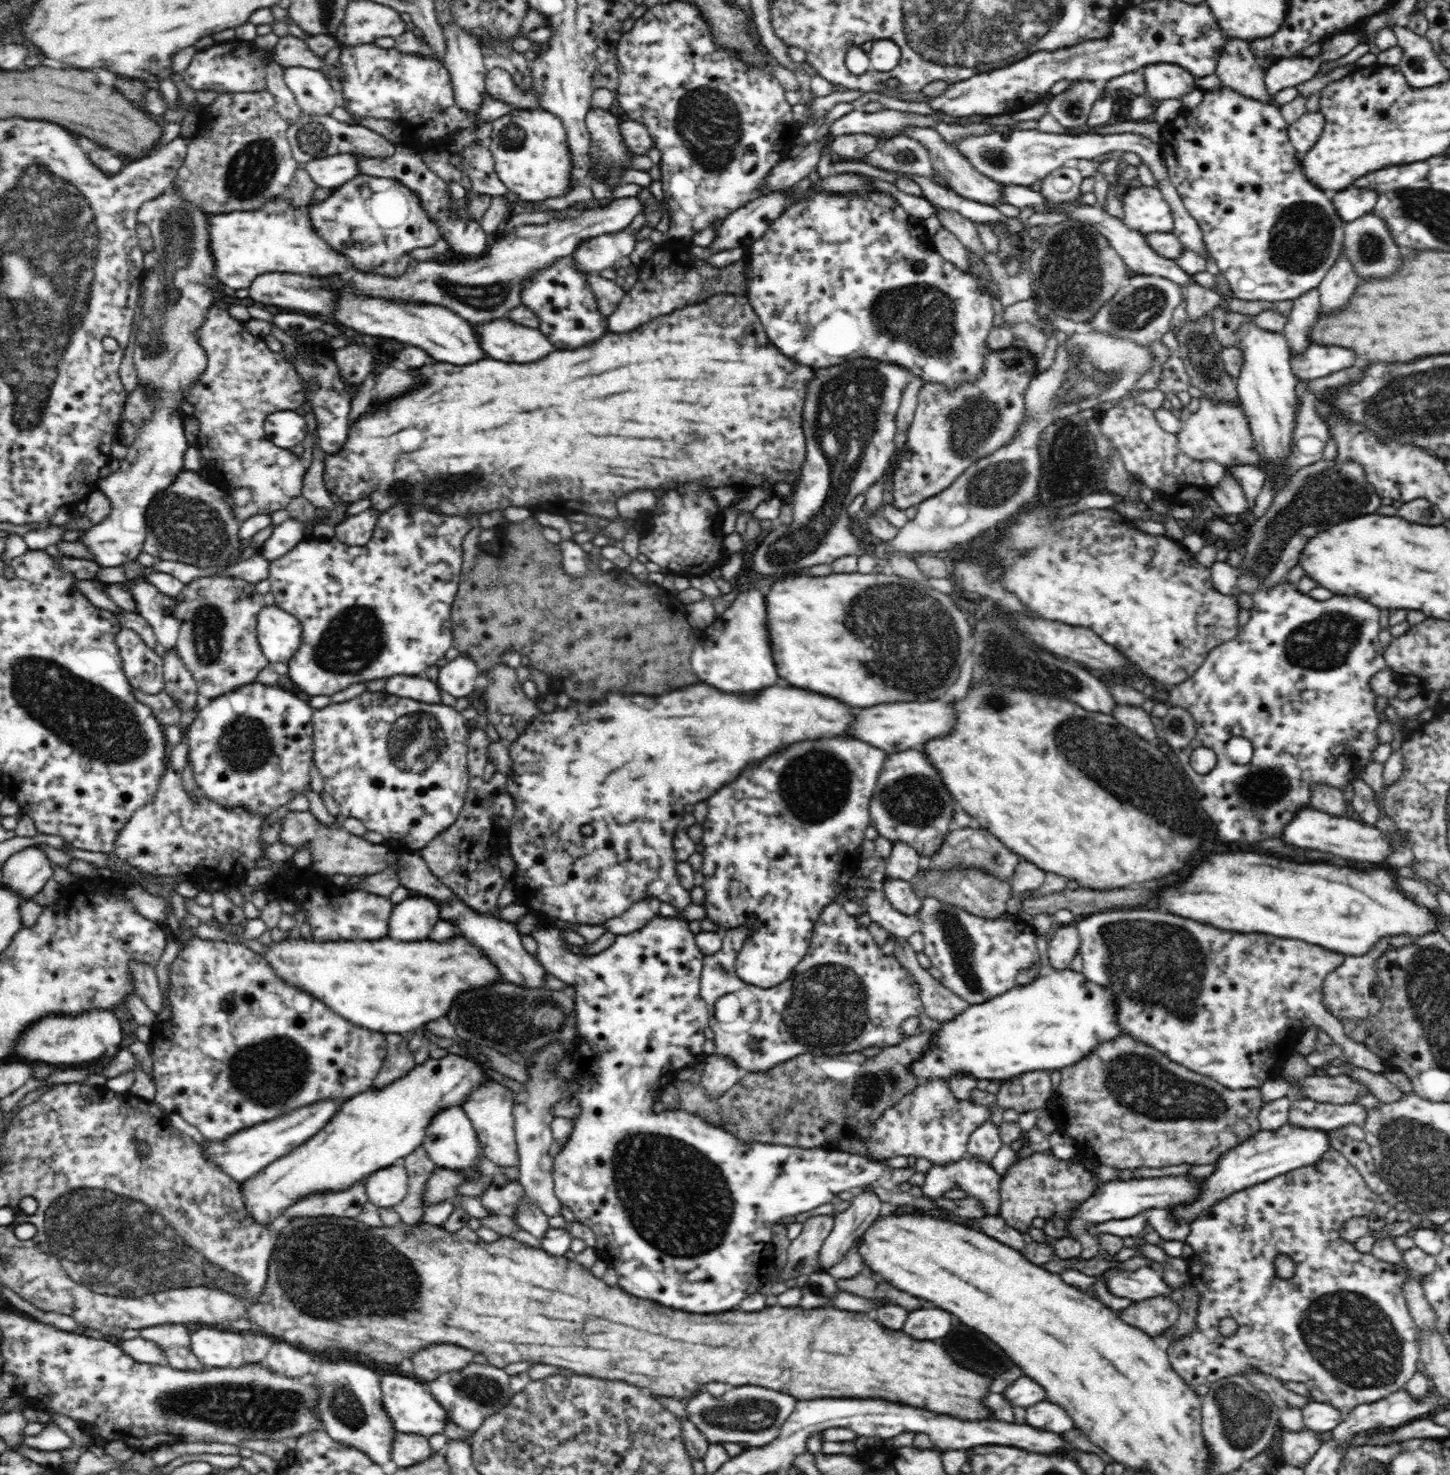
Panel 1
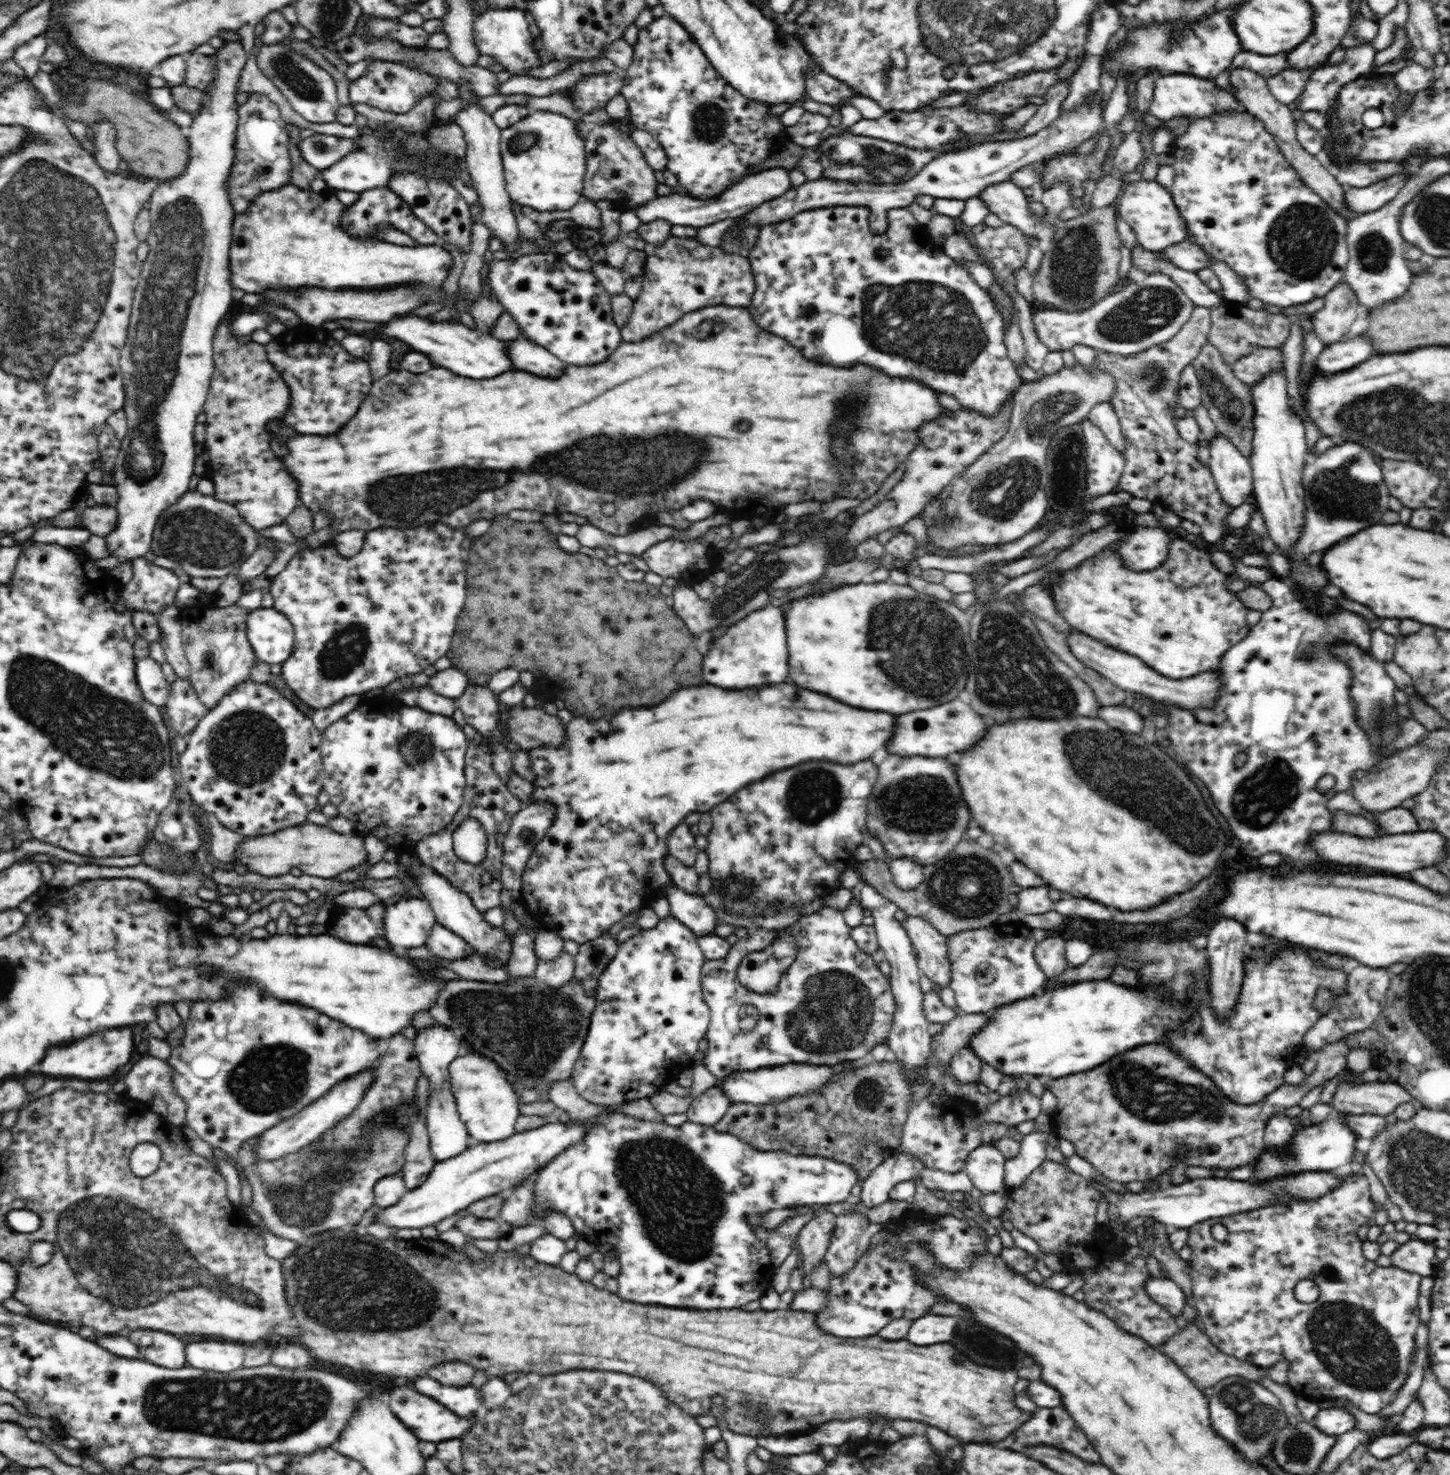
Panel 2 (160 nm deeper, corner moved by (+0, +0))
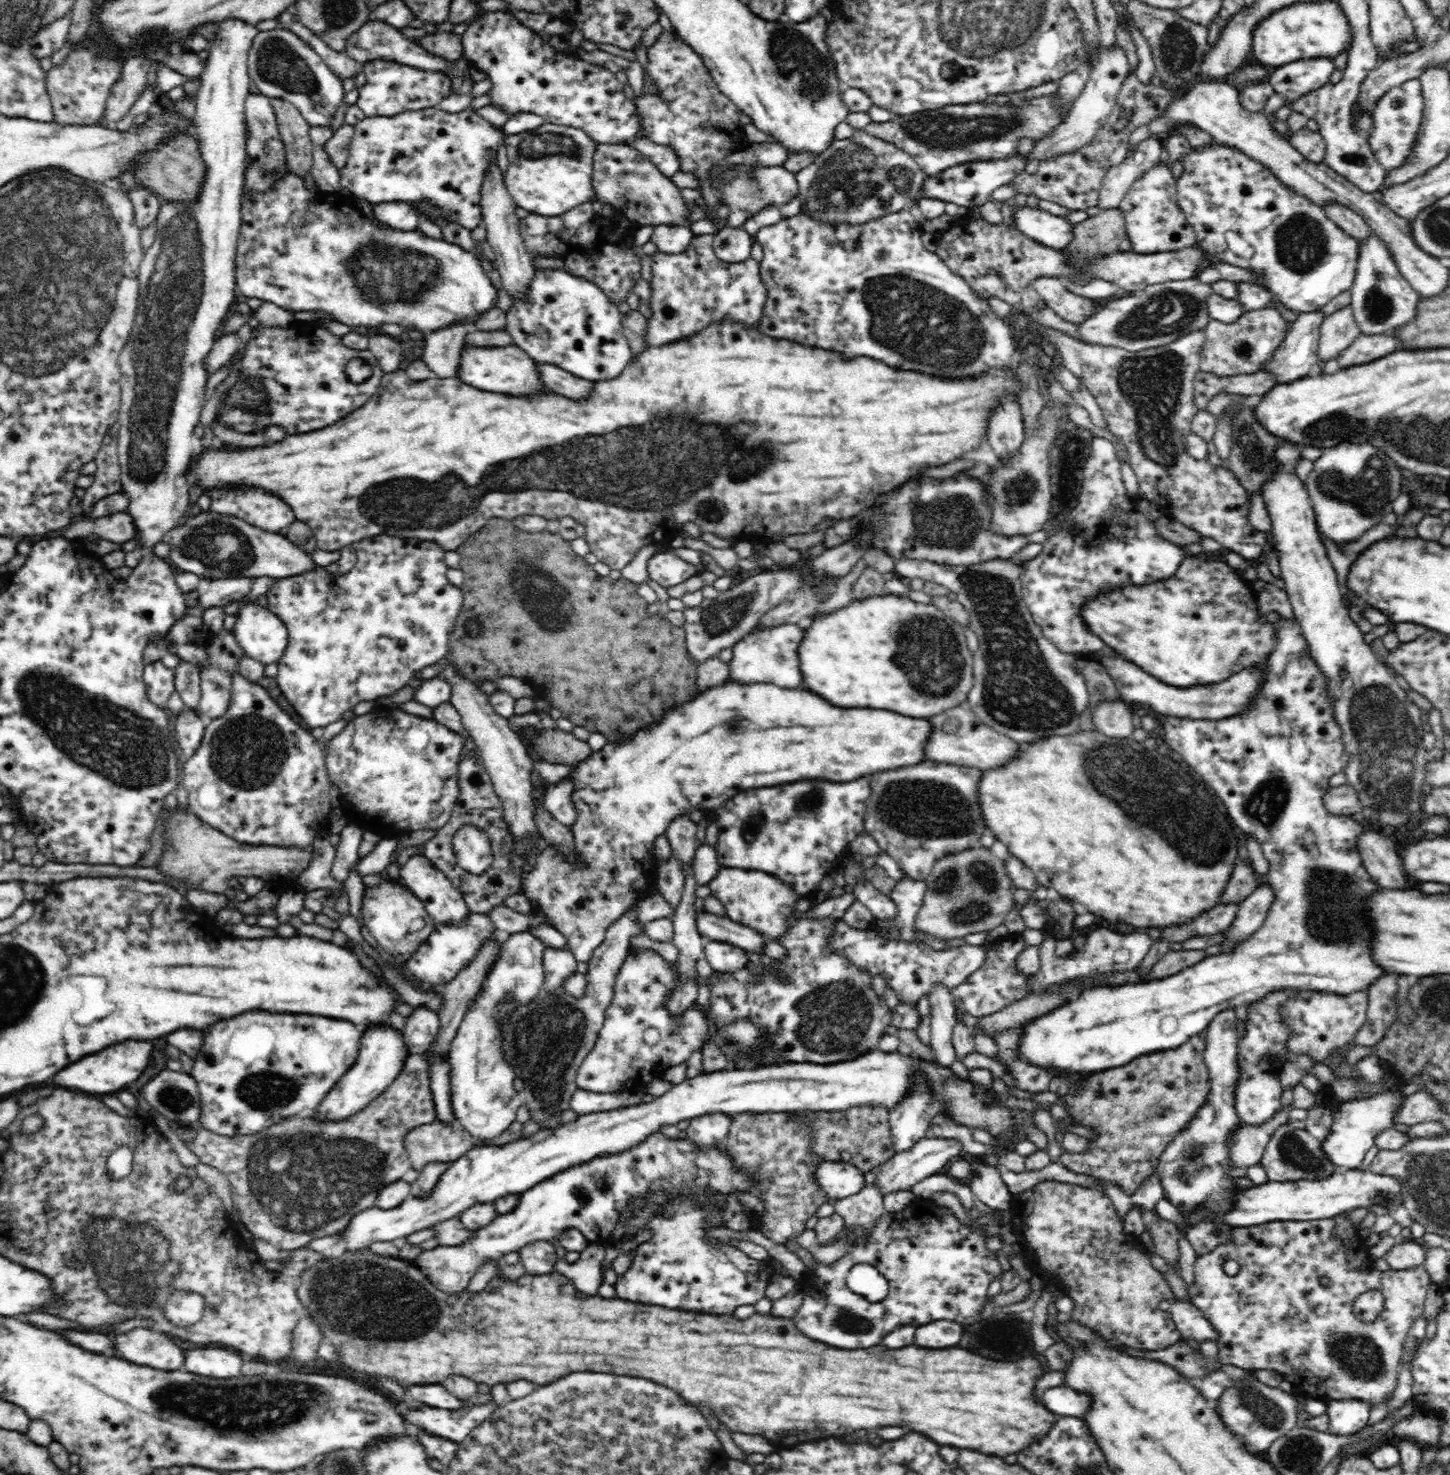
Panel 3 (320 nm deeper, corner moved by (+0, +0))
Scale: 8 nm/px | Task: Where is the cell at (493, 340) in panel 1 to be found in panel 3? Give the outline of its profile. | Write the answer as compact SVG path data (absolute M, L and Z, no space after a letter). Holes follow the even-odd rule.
M536 362L536 369L540 371L542 383L546 384L550 390L558 392L560 396L566 396L566 398L572 398L572 400L578 400L578 398L582 400L582 398L588 398L588 394L592 392L590 381L578 378L562 370L559 366Z

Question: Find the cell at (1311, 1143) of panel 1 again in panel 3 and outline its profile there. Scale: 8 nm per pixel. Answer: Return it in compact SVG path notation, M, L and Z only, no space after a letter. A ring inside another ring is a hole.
M1400 1090L1386 1091L1373 1097L1356 1098L1342 1102L1333 1113L1330 1135L1321 1143L1323 1152L1334 1166L1346 1166L1348 1169L1361 1169L1366 1153L1375 1146L1375 1139L1383 1131L1392 1129L1396 1112L1402 1104L1404 1095Z

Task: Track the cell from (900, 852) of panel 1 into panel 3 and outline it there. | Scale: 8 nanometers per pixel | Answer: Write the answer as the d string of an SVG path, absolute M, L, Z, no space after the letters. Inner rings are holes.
M905 875L901 881L896 882L895 887L889 894L889 897L896 903L898 918L902 920L902 928L900 929L900 939L902 941L917 941L914 920L916 920L916 914L920 910L920 904L922 904L924 895L924 879L914 880Z

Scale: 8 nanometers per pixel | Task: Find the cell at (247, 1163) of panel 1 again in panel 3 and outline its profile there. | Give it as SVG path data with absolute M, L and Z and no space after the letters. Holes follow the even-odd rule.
M372 1025L362 1029L356 1062L322 1099L319 1106L310 1112L312 1117L318 1121L339 1121L364 1110L365 1106L378 1098L396 1080L409 1053L408 1047L404 1045L403 1033L392 1025Z

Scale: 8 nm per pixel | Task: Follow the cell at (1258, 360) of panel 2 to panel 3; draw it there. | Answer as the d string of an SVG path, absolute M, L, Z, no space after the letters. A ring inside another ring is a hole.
M1320 311L1295 314L1294 322L1289 324L1282 344L1276 348L1274 356L1260 368L1260 371L1268 371L1276 377L1276 384L1289 383L1293 380L1306 377L1314 364L1322 364L1318 356L1318 342L1320 326L1327 318Z

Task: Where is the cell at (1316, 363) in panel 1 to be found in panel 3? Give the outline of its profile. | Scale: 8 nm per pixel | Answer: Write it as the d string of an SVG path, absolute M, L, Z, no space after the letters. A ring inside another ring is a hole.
M1360 334L1346 350L1342 350L1336 359L1341 368L1347 369L1372 362L1382 358L1384 354L1392 354L1400 348L1402 348L1400 340L1392 334L1372 334L1372 336Z

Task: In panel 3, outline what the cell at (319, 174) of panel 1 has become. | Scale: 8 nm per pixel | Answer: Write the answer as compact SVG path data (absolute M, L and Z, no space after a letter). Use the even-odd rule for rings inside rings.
M437 106L391 117L364 117L354 125L347 163L339 170L340 183L349 197L364 199L370 204L428 201L444 215L452 215L453 222L473 231L482 222L481 189L488 164L496 158L498 146L505 142L505 136L502 128L492 125L471 108L448 113Z

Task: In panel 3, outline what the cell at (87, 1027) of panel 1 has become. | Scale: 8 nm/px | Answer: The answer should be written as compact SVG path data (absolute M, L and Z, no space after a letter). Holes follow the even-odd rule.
M126 1040L114 1044L102 1050L100 1054L90 1054L86 1058L80 1058L82 1062L64 1068L60 1074L54 1076L54 1082L64 1088L72 1088L72 1091L86 1094L117 1094L121 1090L126 1090L142 1076L143 1070L150 1064L152 1048L154 1048L152 1043L146 1040Z

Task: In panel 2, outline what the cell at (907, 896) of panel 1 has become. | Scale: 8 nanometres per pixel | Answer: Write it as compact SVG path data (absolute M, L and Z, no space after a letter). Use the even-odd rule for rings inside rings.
M906 914L906 920L902 925L906 929L908 937L910 937L913 950L917 952L917 965L919 971L924 976L930 979L932 984L939 984L940 986L949 986L952 975L950 975L950 961L948 961L948 941L935 927L924 918L919 916L910 916Z

